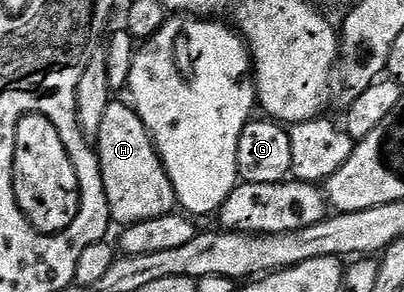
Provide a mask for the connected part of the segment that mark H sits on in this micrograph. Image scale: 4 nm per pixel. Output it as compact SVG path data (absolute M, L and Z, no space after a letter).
M118 99L111 100L100 123L96 148L104 191L108 195L110 220L115 226L135 225L144 219L156 219L160 215L175 212L176 198L172 179L168 179L168 171L160 159L148 127L144 127L134 108L129 104L121 105Z

